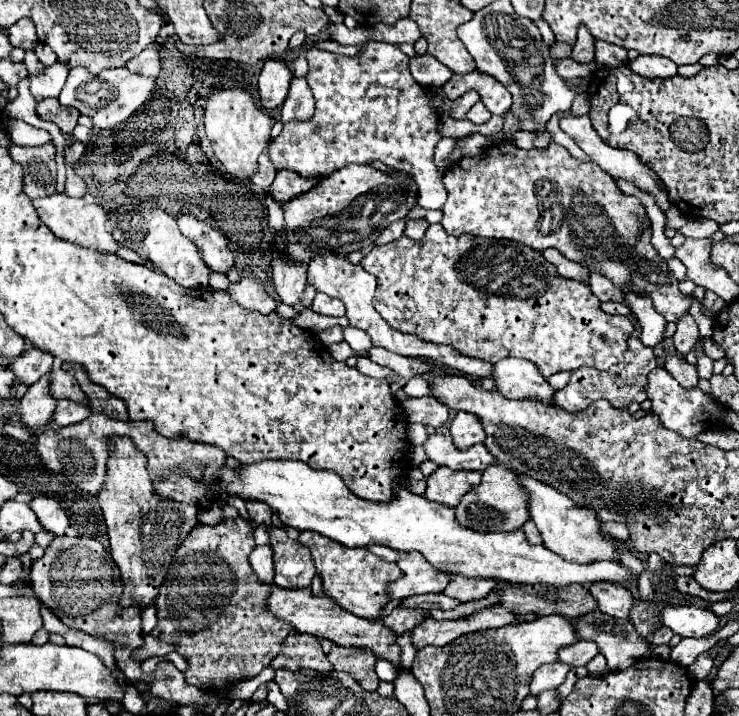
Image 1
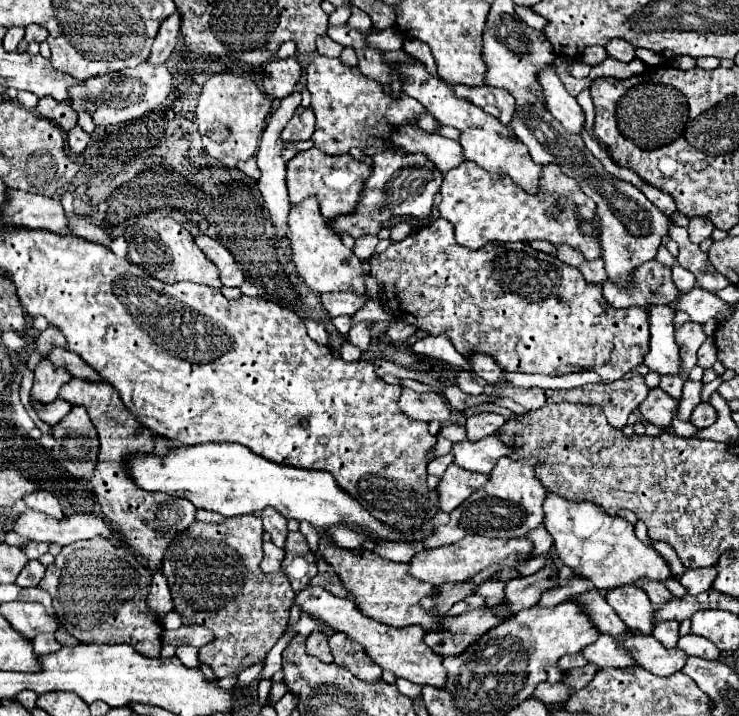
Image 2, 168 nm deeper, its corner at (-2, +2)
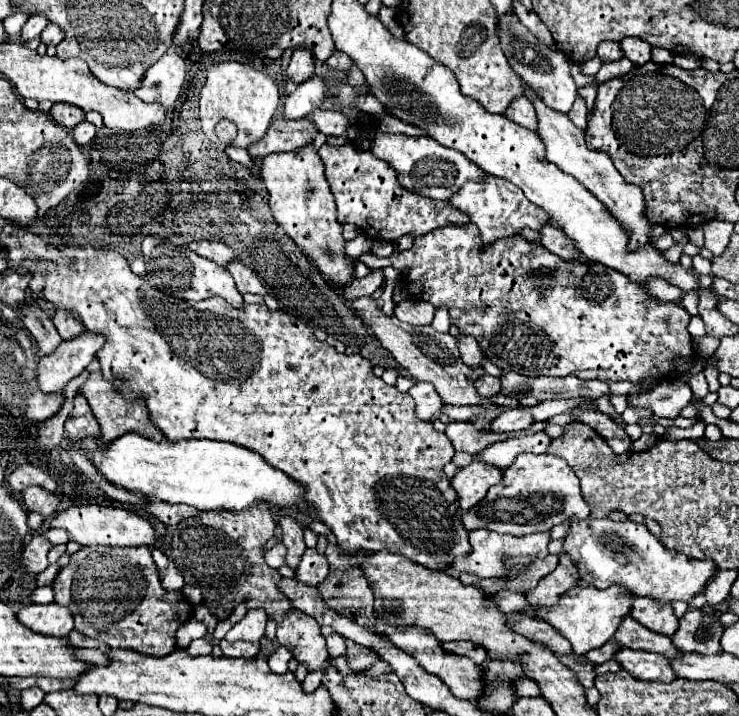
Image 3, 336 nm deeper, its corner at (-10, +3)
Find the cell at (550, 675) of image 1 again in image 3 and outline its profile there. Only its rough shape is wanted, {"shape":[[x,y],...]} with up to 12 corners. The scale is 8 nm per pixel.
{"shape":[[615,641],[587,653],[591,663],[605,663],[621,645]]}

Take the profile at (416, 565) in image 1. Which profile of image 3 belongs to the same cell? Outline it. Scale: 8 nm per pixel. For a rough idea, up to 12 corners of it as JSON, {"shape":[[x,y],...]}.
{"shape":[[549,533],[471,535],[471,553],[451,573],[509,575],[515,557],[547,557]]}

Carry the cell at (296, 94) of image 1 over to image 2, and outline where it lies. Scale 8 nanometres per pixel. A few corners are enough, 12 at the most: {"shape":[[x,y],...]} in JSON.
{"shape":[[309,108],[295,116],[281,132],[285,142],[309,140],[315,132],[315,114]]}

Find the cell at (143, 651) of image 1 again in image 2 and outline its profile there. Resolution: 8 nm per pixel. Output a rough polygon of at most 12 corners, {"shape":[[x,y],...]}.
{"shape":[[201,626],[165,630],[163,644],[193,644],[213,642],[213,634]]}

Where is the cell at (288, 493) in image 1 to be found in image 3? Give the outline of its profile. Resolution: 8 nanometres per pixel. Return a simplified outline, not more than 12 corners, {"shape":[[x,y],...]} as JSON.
{"shape":[[125,433],[75,449],[127,491],[201,511],[307,503],[259,453]]}

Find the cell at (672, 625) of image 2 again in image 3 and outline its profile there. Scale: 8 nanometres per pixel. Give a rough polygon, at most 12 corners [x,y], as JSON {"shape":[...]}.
{"shape":[[689,609],[671,641],[683,653],[711,655],[723,625]]}

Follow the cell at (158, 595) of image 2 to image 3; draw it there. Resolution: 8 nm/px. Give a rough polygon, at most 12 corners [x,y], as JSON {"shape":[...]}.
{"shape":[[157,547],[153,561],[167,591],[183,589],[183,575]]}

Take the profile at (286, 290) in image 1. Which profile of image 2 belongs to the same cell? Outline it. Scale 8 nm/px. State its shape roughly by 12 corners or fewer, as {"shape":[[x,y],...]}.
{"shape":[[297,86],[271,114],[257,166],[257,188],[273,216],[281,246],[285,238],[289,196],[285,186],[281,130],[301,104]]}

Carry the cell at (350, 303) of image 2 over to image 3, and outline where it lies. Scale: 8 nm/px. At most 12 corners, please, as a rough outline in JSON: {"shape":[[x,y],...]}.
{"shape":[[373,269],[365,279],[343,289],[345,301],[371,297],[381,287],[383,271]]}

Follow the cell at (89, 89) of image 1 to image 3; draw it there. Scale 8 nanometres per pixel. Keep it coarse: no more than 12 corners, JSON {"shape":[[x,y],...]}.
{"shape":[[167,51],[133,89],[141,101],[173,109],[185,61]]}

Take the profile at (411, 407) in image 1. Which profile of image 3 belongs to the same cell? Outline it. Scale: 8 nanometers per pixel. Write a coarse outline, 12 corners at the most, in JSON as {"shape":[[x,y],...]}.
{"shape":[[415,383],[415,415],[429,421],[443,409],[431,383]]}

